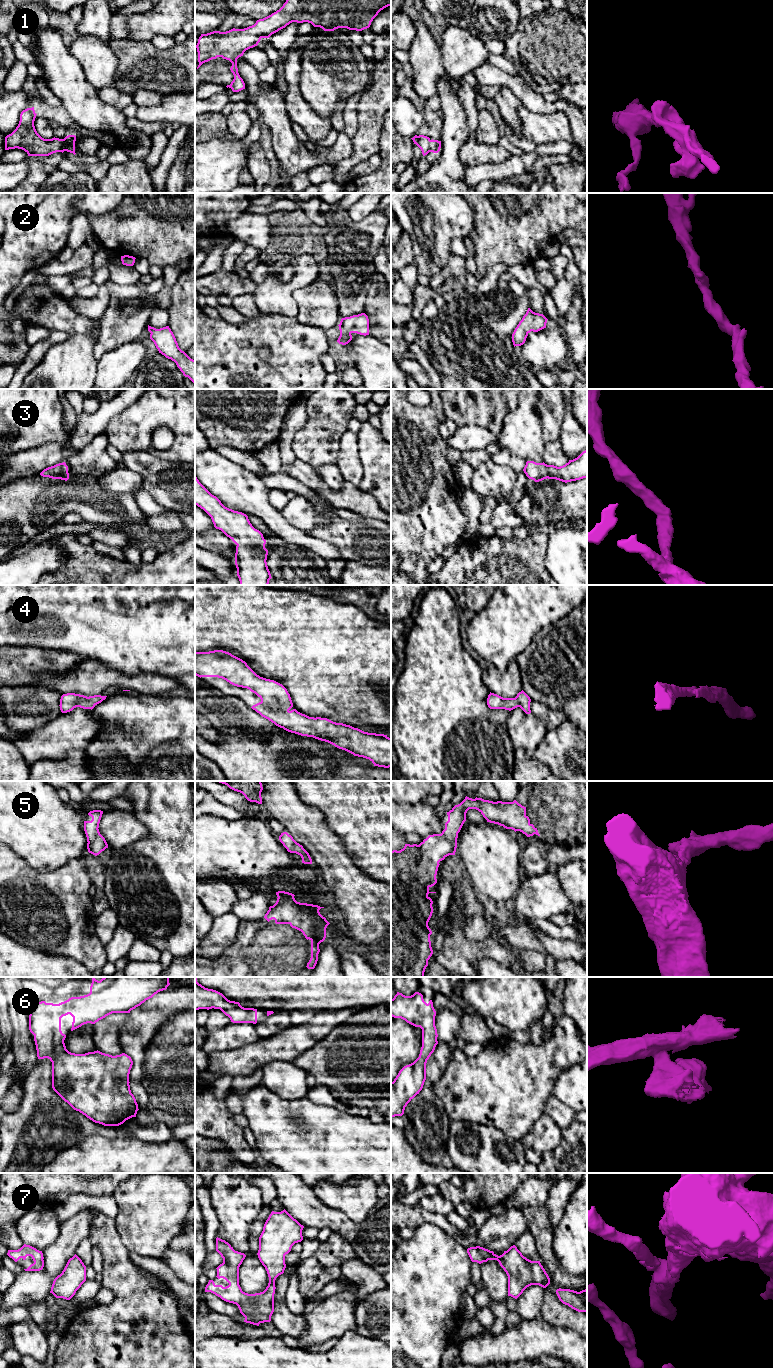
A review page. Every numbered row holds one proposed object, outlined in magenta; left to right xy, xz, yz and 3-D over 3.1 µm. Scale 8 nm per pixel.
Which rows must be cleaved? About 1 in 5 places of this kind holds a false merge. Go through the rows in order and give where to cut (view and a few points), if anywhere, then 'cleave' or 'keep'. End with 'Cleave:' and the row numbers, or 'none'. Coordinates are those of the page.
1: no cut | keep
2: no cut | keep
3: no cut | keep
4: no cut | keep
5: no cut | keep
6: no cut | keep
7: no cut | keep
Cleave: none

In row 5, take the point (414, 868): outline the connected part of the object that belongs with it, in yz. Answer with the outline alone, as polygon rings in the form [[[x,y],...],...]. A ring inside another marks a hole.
[[[466,796],[460,804],[455,805],[447,812],[448,821],[445,823],[445,829],[441,834],[429,835],[419,845],[405,844],[400,851],[391,851],[391,977],[425,977],[424,972],[428,966],[428,960],[433,954],[430,941],[432,931],[428,926],[433,913],[433,901],[428,894],[436,893],[430,892],[429,888],[437,883],[436,875],[440,865],[439,862],[449,855],[455,855],[458,833],[466,821],[466,813],[469,809],[478,810],[487,822],[498,824],[506,829],[512,829],[515,832],[520,831],[527,837],[534,834],[540,836],[537,828],[530,823],[530,819],[526,815],[526,807],[519,804],[516,800],[513,802],[493,802],[477,797],[472,799]]]

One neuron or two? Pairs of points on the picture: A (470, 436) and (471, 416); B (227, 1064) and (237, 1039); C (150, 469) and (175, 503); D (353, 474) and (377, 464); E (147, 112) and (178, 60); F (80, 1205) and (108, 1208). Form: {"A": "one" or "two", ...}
{"A": "two", "B": "two", "C": "one", "D": "two", "E": "two", "F": "one"}

